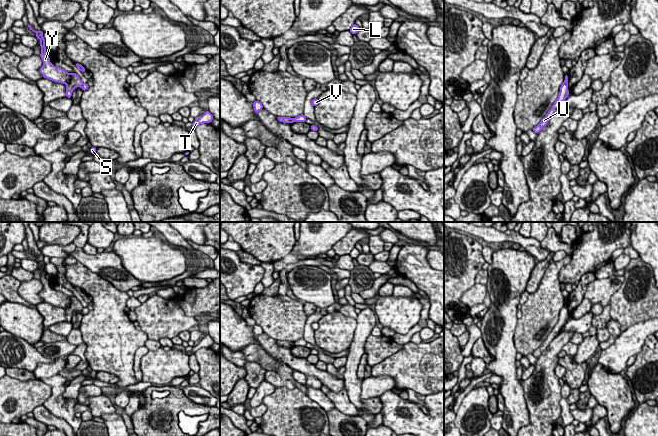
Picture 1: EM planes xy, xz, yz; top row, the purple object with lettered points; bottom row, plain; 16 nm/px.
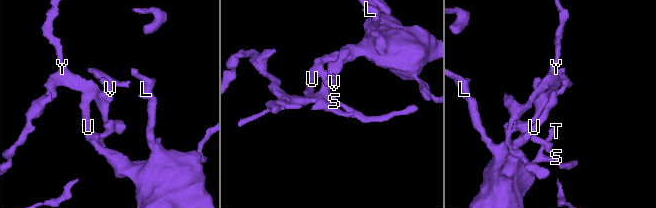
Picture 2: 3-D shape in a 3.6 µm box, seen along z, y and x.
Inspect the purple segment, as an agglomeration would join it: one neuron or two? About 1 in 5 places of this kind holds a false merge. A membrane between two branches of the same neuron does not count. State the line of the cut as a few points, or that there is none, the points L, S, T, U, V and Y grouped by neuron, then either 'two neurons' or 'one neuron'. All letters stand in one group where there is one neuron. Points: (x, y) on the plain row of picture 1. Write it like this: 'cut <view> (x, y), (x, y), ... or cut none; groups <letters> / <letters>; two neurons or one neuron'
cut xy (70, 298), (70, 304), (66, 308); groups L S T U V / Y; two neurons

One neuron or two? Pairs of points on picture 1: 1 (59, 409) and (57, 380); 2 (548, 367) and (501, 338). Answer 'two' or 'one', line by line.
1: one
2: two

